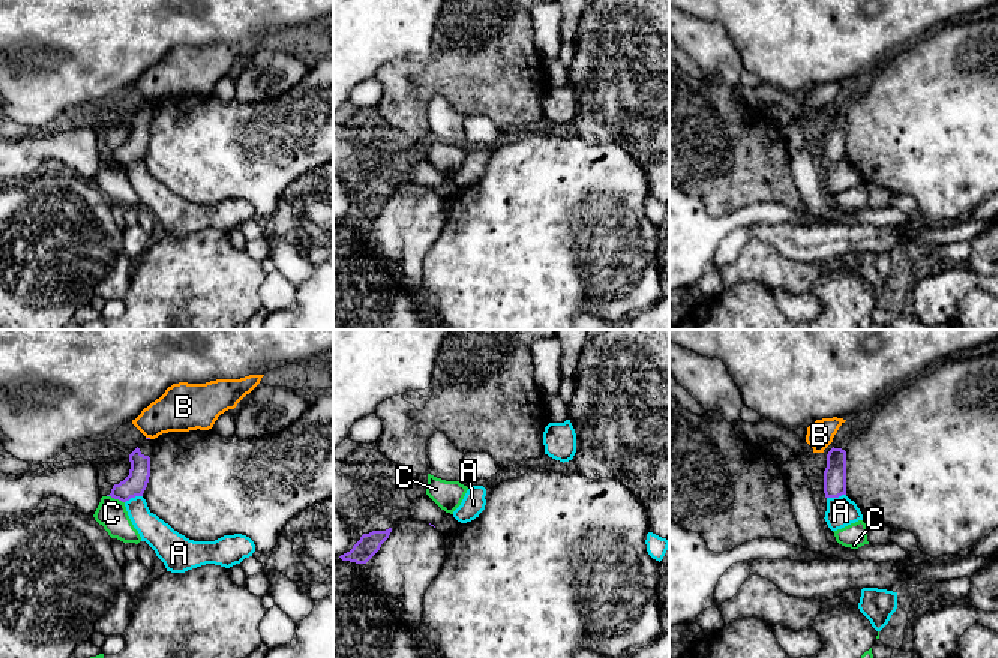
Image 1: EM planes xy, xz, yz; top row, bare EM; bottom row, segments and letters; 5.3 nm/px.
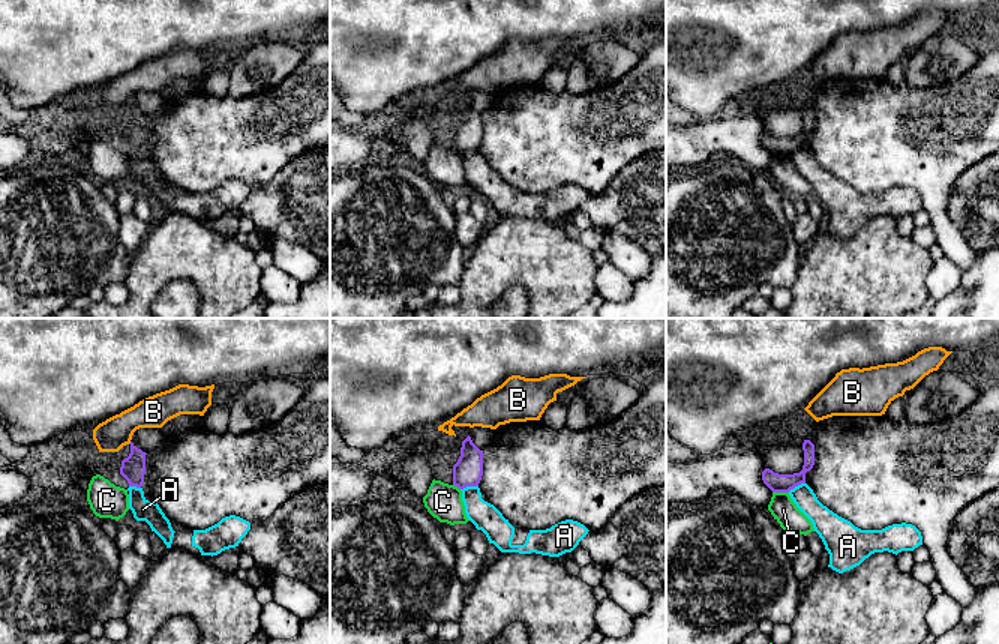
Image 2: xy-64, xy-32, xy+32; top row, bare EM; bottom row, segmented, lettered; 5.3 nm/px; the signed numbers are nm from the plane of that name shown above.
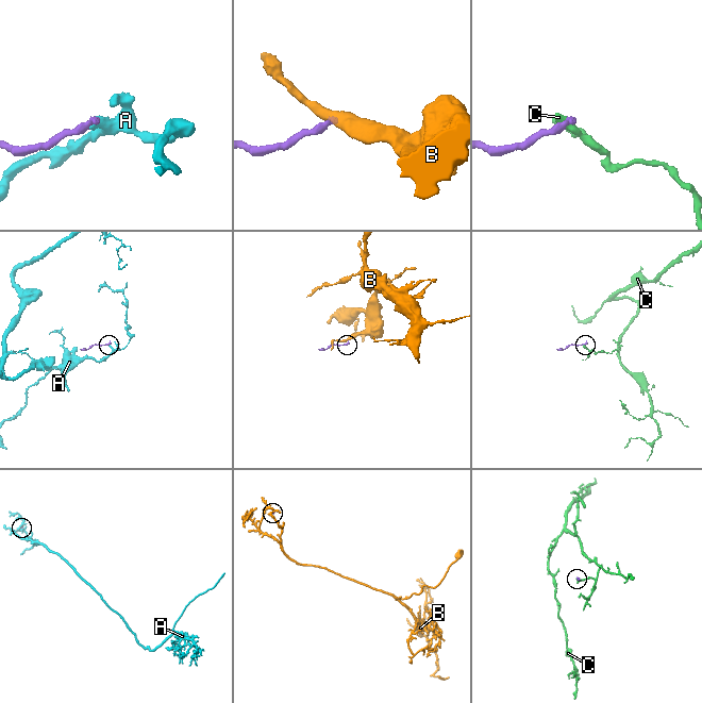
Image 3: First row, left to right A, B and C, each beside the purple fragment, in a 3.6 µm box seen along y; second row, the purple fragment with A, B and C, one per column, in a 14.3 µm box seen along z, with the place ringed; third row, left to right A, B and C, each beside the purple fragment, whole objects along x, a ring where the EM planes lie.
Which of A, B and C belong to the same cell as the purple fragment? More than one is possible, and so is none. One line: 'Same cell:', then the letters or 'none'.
Same cell: none

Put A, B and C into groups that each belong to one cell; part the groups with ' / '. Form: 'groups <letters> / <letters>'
groups A / B / C

